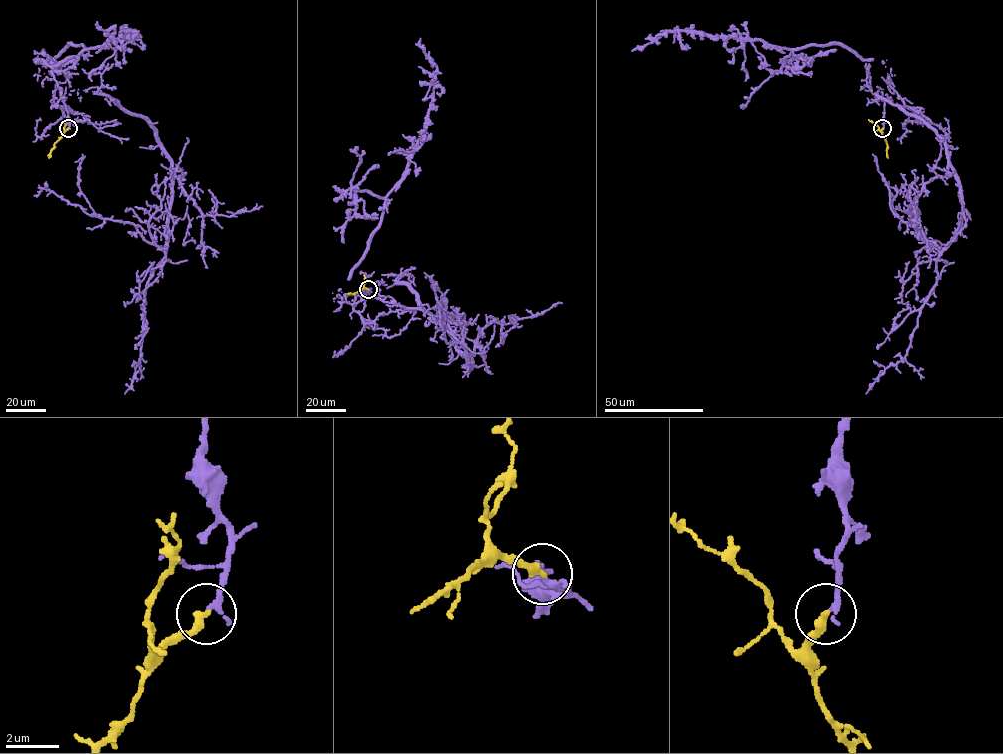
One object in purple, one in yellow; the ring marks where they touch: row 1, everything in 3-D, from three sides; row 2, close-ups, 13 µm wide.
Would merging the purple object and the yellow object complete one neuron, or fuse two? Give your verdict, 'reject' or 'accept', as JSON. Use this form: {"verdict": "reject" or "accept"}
{"verdict": "accept"}

